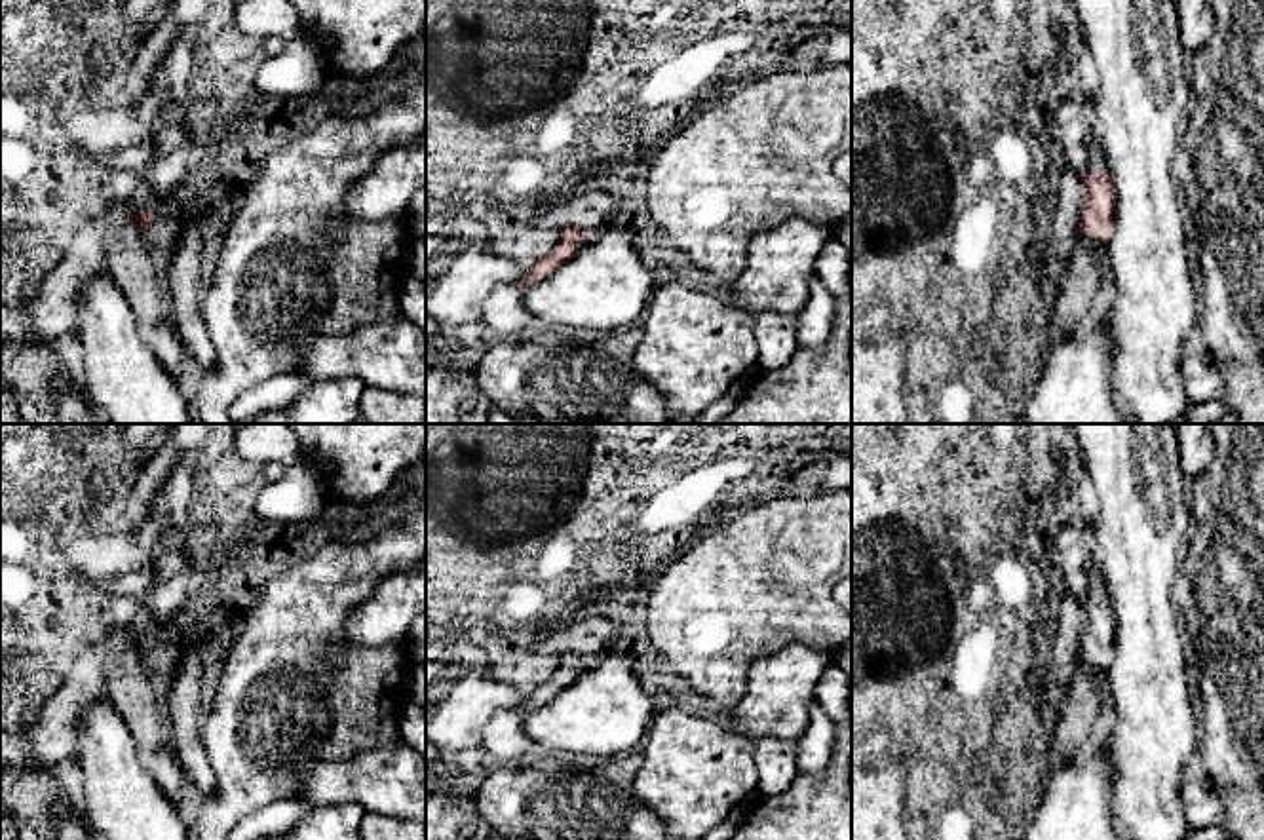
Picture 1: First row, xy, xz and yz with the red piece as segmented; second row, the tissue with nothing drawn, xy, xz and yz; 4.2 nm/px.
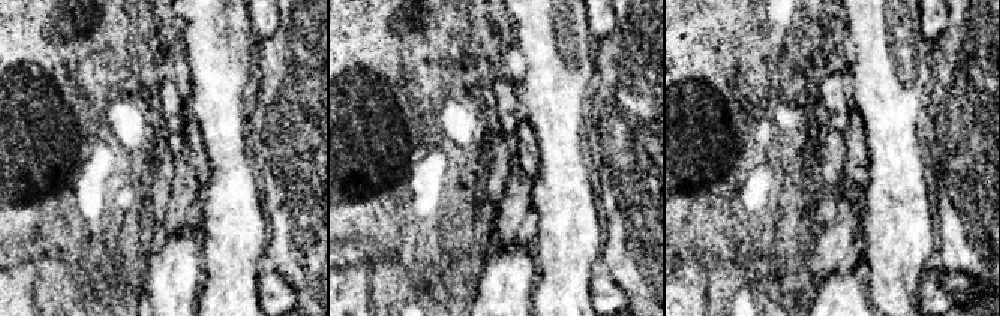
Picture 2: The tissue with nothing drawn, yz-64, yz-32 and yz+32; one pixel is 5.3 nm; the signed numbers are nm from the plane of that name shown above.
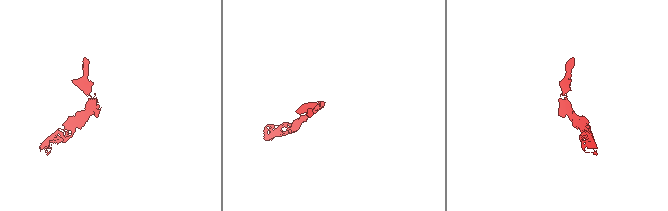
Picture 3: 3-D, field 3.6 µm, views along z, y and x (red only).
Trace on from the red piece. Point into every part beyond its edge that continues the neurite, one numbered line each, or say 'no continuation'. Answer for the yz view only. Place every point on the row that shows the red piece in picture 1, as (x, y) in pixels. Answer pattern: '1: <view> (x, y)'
1: yz (1097, 162)

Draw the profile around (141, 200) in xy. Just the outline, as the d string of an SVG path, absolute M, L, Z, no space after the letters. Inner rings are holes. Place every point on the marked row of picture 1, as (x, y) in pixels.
M141 182L131 200L131 205L125 211L122 211L118 217L110 219L108 228L112 232L118 232L124 224L137 226L135 217L141 209L152 211L156 219L165 211L171 211L171 209L177 211L184 194L186 192L182 192L181 196L167 198L163 201L154 201L148 186Z

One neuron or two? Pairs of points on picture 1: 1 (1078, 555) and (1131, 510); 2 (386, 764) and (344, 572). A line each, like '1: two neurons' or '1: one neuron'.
1: two neurons
2: two neurons

